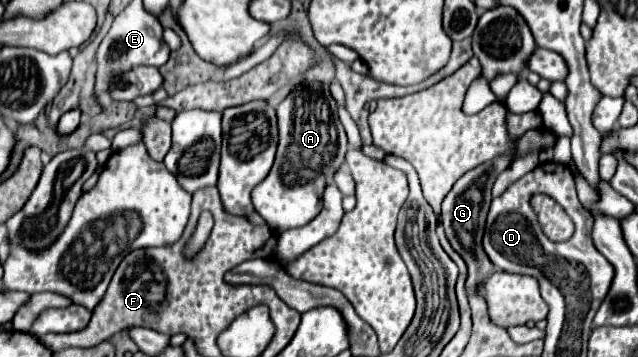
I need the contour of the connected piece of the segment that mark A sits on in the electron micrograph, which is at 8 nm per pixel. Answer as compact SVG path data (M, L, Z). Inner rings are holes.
M302 82L276 108L278 150L270 174L252 190L254 210L272 230L290 230L308 224L322 208L324 184L344 164L348 148L336 102L328 88L316 82Z

